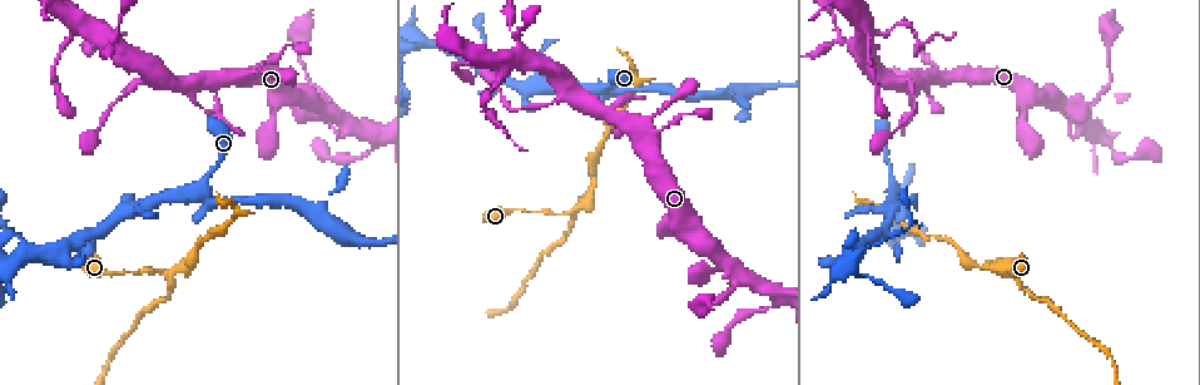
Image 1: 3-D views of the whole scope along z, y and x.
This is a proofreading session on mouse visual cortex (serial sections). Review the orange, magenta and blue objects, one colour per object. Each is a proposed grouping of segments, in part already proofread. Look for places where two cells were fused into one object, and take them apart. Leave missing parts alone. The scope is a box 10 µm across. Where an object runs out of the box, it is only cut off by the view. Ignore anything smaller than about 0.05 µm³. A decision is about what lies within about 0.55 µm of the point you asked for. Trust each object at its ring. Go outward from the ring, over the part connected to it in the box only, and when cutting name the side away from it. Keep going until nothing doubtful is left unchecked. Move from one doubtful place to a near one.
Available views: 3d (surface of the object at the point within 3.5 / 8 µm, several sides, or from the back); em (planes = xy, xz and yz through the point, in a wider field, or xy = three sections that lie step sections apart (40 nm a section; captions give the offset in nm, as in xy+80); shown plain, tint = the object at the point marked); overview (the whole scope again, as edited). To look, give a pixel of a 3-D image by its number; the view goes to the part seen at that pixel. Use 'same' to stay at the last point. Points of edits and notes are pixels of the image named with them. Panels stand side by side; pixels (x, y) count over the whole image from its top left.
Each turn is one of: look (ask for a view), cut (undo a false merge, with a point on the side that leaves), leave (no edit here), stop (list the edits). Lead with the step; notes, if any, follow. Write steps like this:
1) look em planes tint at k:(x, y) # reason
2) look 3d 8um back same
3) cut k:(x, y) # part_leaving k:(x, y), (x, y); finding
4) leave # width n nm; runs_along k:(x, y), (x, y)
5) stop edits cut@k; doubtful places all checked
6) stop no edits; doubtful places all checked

look 3d 3.5um back at 1:(601, 88) # branch point

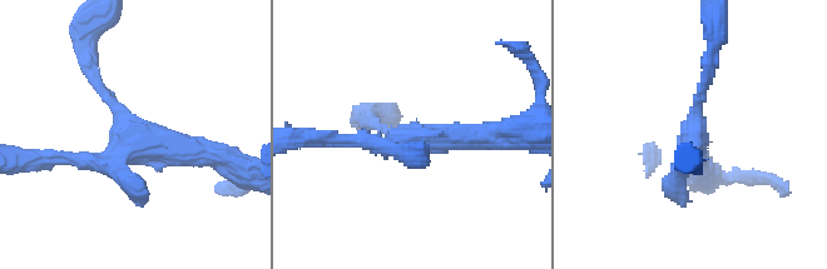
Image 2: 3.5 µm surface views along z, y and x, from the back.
look em xy step 5 tint at 2:(134, 136) # now the EM

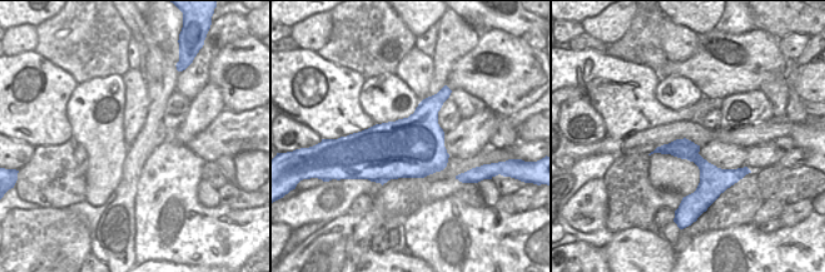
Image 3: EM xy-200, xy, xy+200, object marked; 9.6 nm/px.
leave # runs_along 3:(660, 149), (730, 172); all the same cell

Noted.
look 3d 3.5um at 1:(22, 238) # sharp bend

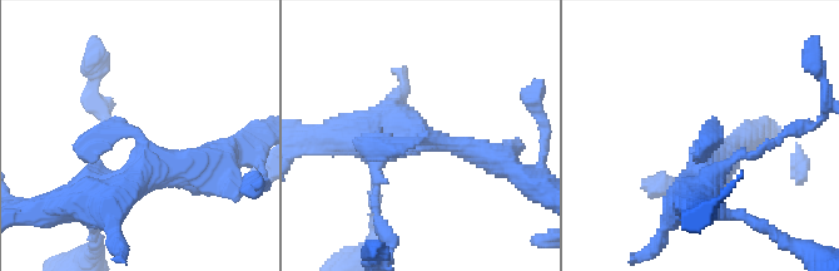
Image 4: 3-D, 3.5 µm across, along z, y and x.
look em xy step 2 tint at 4:(140, 138) # need the tissue

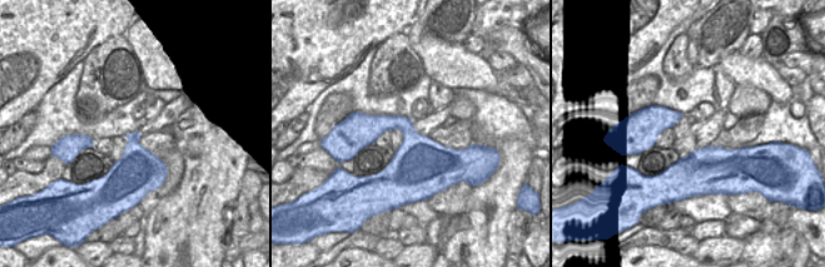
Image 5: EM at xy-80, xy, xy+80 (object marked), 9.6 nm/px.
leave # arm_widths 250, 300, 400 nm; runs_along 4:(481, 153), (373, 134); one cell here

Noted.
look em planes tint at 1:(567, 211) # sharp bend

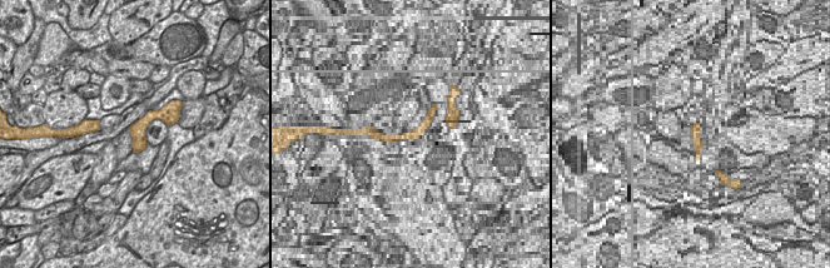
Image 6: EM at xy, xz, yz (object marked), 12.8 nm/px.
look 3d 3.5um back same

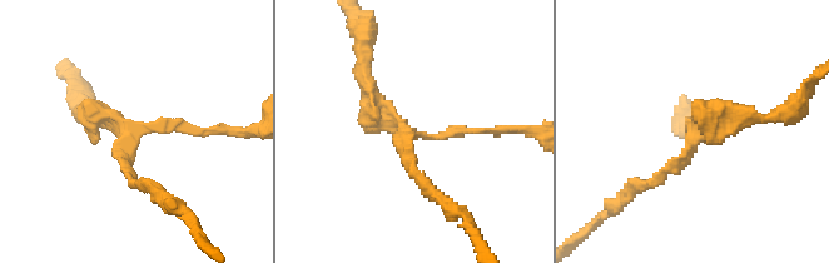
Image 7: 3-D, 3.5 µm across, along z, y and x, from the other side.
leave # runs_along 6:(168, 118), (150, 115), (135, 148); one cell here

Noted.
stop no edits; doubtful places all checked

